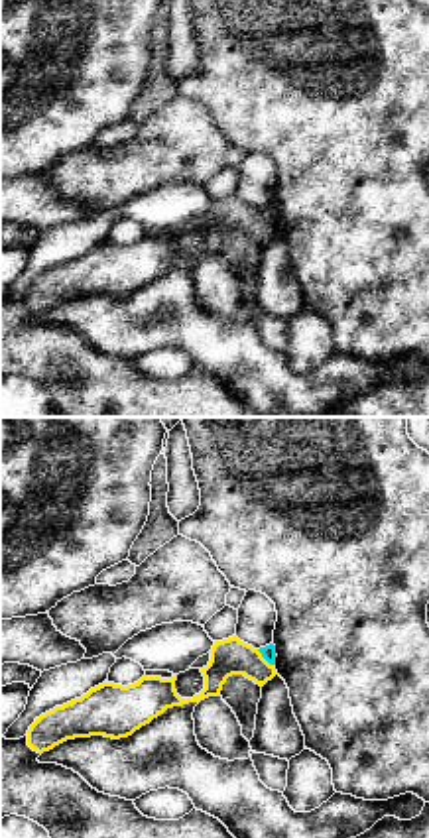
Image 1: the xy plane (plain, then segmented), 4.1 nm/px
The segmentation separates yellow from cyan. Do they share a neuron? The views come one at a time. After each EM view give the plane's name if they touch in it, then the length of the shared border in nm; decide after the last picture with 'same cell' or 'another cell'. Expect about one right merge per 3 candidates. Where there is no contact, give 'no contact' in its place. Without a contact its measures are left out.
contact in xy; length 100 nm

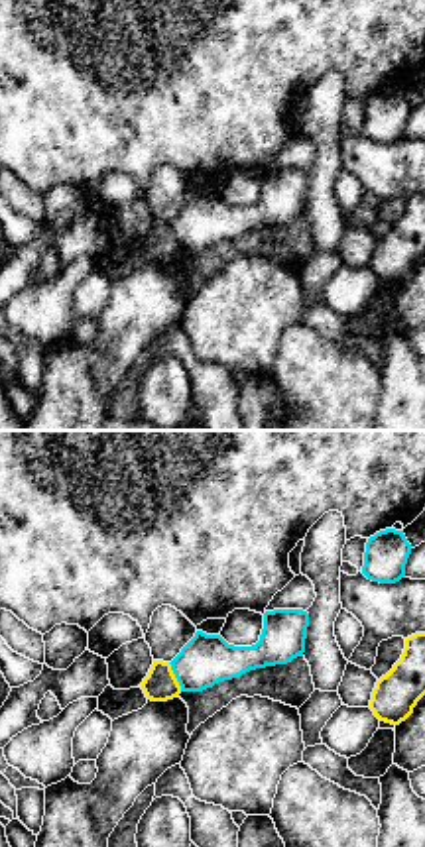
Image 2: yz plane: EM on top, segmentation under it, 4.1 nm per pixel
contact in yz; length 130 nm

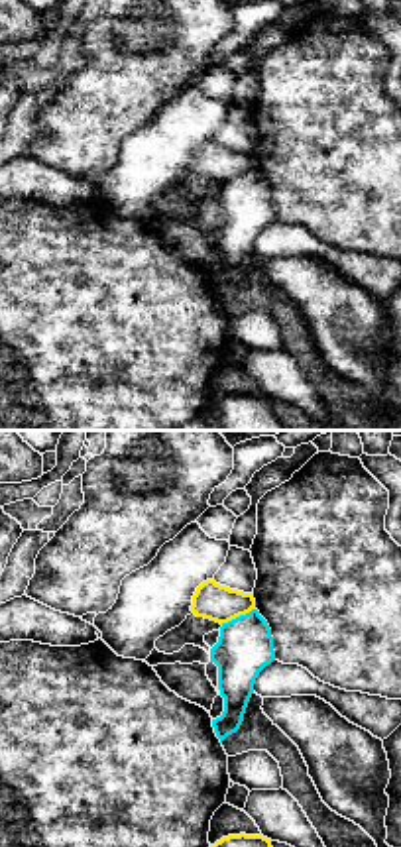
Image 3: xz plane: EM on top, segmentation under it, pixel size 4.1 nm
contact in xz; length 160 nm

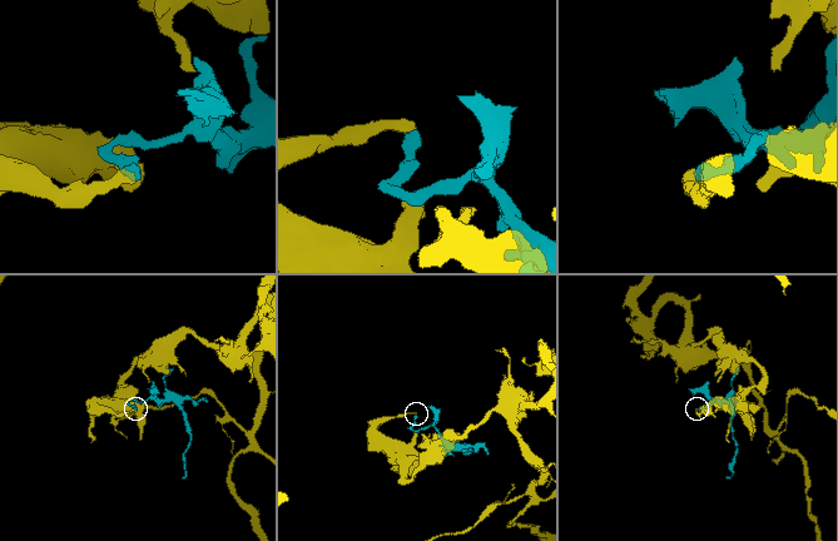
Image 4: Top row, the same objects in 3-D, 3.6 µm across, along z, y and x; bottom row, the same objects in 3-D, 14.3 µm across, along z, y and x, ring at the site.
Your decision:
another cell

